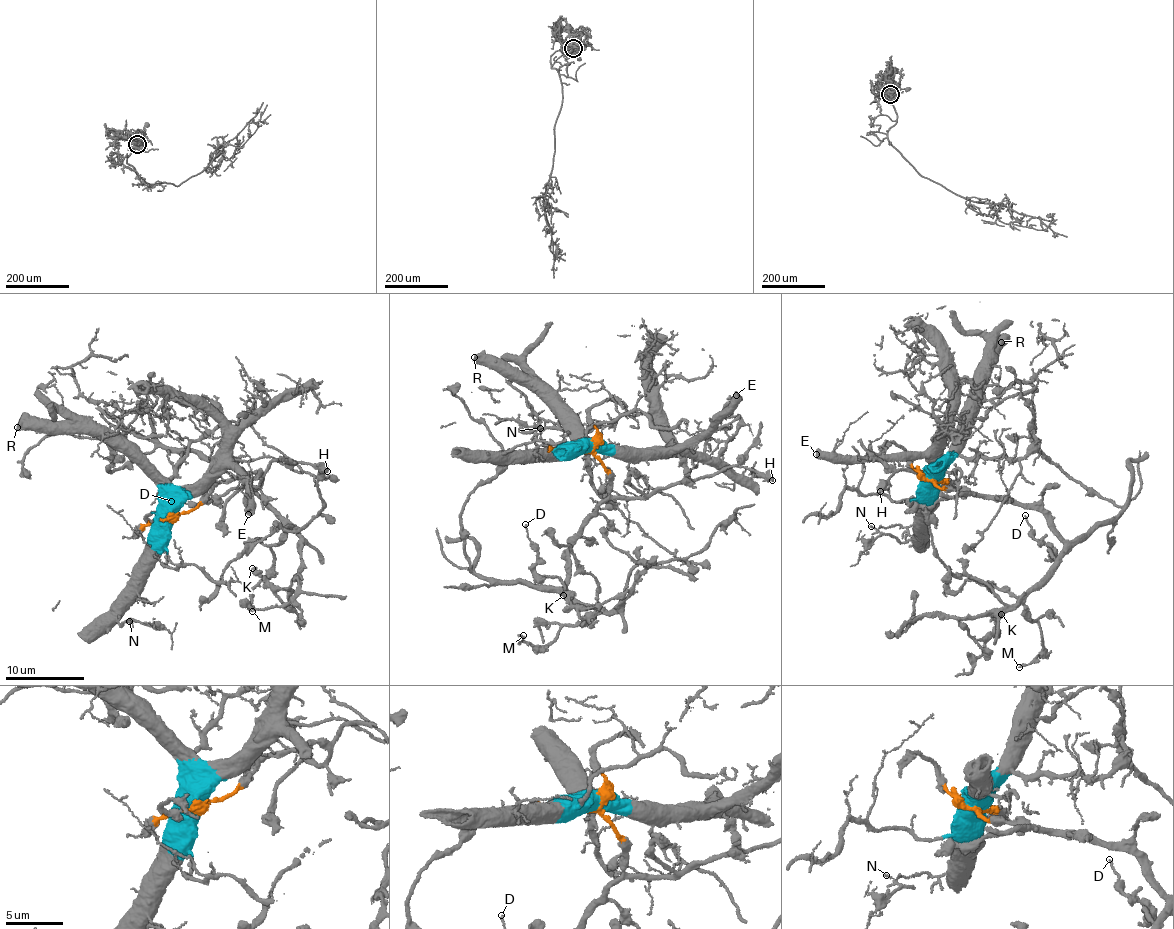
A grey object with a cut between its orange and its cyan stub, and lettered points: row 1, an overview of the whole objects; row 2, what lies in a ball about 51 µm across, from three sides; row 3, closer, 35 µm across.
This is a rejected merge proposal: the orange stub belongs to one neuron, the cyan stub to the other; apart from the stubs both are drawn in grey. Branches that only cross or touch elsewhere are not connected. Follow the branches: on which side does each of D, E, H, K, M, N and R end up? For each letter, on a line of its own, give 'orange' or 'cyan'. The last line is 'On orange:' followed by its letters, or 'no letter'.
D: orange
E: cyan
H: orange
K: orange
M: orange
N: cyan
R: cyan
On orange: D, H, K, M

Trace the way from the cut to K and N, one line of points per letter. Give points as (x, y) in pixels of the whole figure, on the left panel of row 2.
K: (169, 518), (201, 502), (220, 462), (242, 472), (295, 525), (299, 551), (298, 578), (286, 588), (252, 568)
N: (169, 518), (164, 542), (145, 571), (137, 599), (120, 614), (120, 625), (130, 621)

